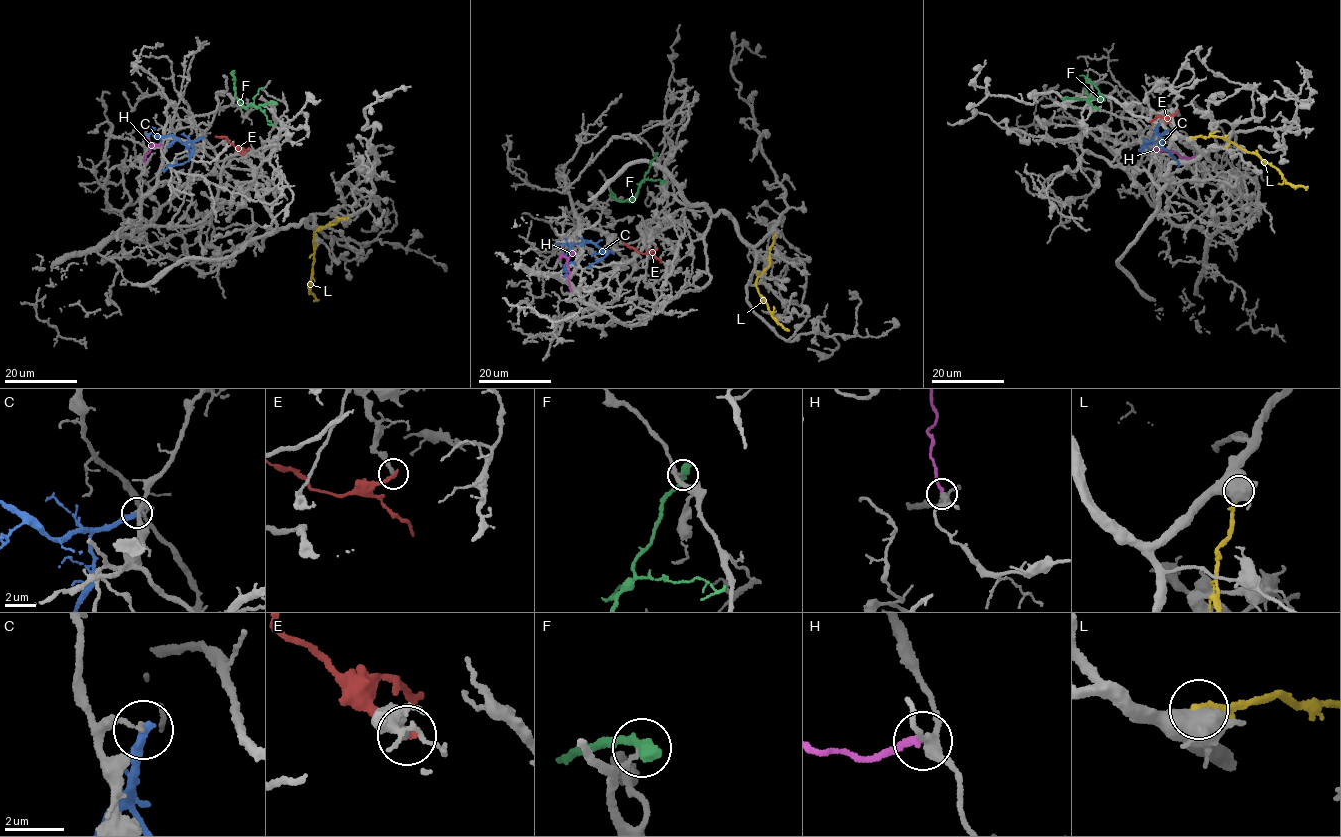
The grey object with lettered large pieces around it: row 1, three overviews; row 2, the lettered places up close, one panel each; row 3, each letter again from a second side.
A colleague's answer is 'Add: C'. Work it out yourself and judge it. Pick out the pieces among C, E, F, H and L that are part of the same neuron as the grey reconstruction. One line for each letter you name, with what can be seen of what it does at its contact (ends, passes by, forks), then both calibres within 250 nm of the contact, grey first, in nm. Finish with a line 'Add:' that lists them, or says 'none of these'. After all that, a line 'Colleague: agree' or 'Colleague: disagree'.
Add: none of these
Colleague: disagree

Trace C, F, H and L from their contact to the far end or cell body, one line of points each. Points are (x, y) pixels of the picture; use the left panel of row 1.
C: (202, 137), (184, 143), (171, 135), (154, 136), (154, 129), (150, 129)
F: (275, 103), (256, 107), (241, 105), (235, 91), (232, 73), (234, 70)
H: (144, 161), (152, 144), (145, 137)
L: (347, 218), (315, 232), (308, 285), (317, 300), (313, 301)

